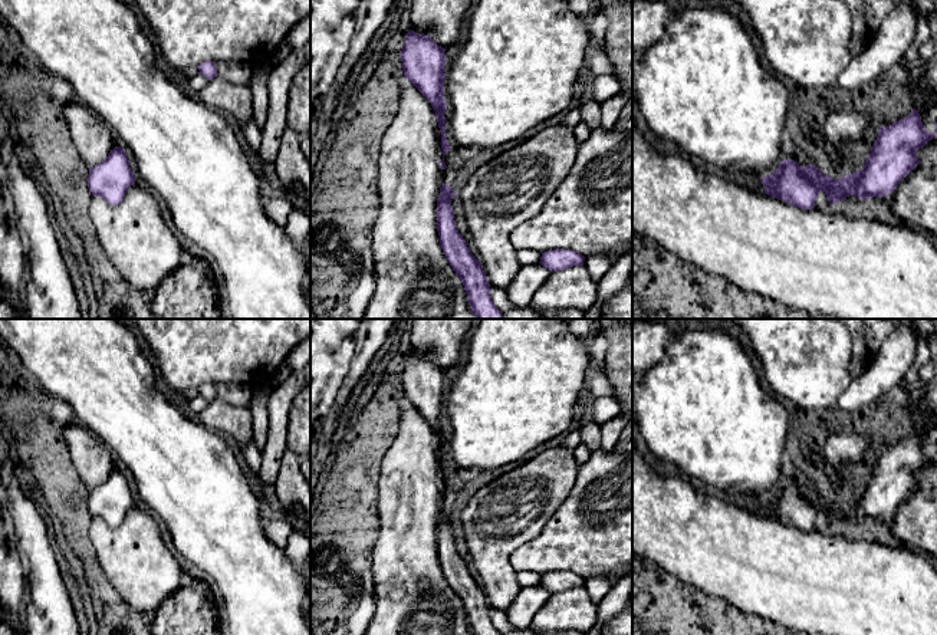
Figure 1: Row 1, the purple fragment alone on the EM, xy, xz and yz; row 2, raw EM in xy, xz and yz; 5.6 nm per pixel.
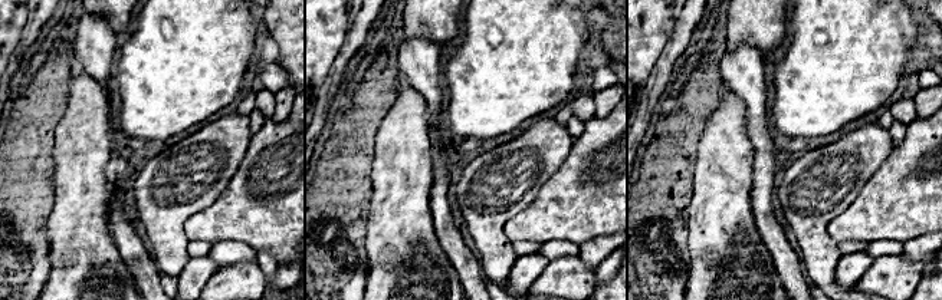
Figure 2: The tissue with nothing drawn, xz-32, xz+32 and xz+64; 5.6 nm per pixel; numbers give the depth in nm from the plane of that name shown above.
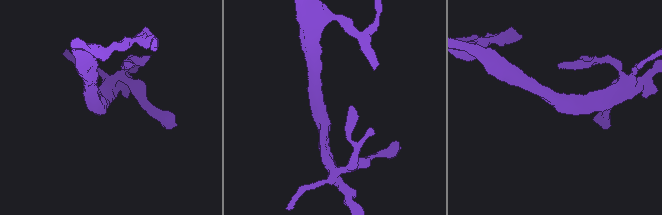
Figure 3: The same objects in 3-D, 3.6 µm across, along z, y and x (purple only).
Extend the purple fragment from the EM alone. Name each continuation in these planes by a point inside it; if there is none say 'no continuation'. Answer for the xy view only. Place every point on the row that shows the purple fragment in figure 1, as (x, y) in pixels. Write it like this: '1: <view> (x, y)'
no continuation

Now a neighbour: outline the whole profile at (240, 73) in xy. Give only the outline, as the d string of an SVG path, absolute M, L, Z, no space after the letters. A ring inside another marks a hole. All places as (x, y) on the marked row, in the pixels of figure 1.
M223 60L216 63L217 78L237 85L249 85L253 75L253 65Z

